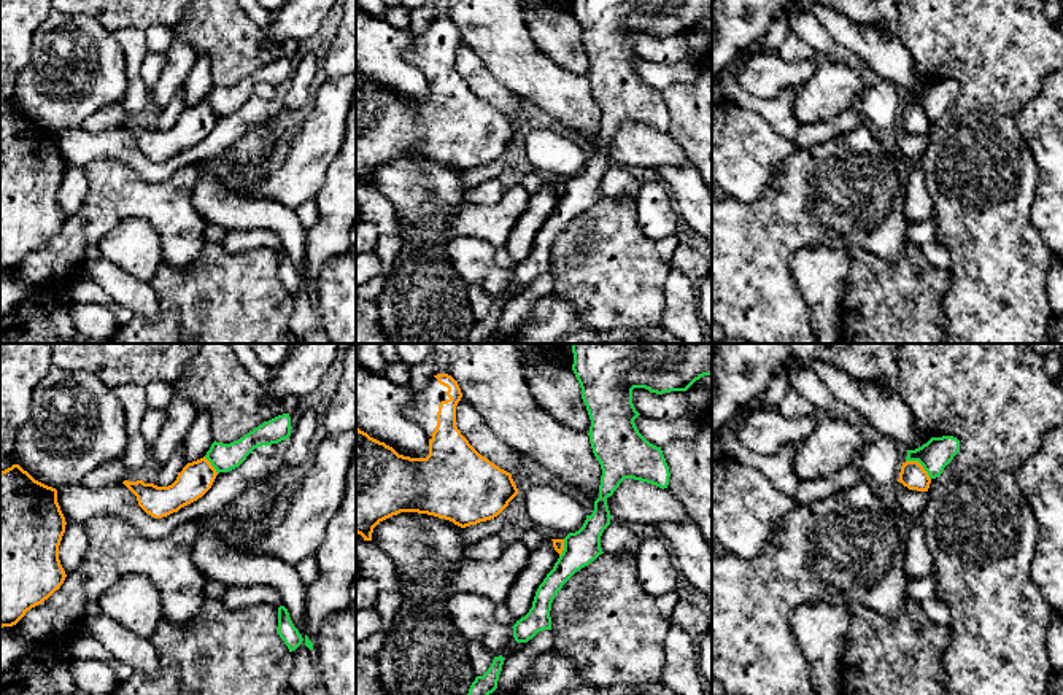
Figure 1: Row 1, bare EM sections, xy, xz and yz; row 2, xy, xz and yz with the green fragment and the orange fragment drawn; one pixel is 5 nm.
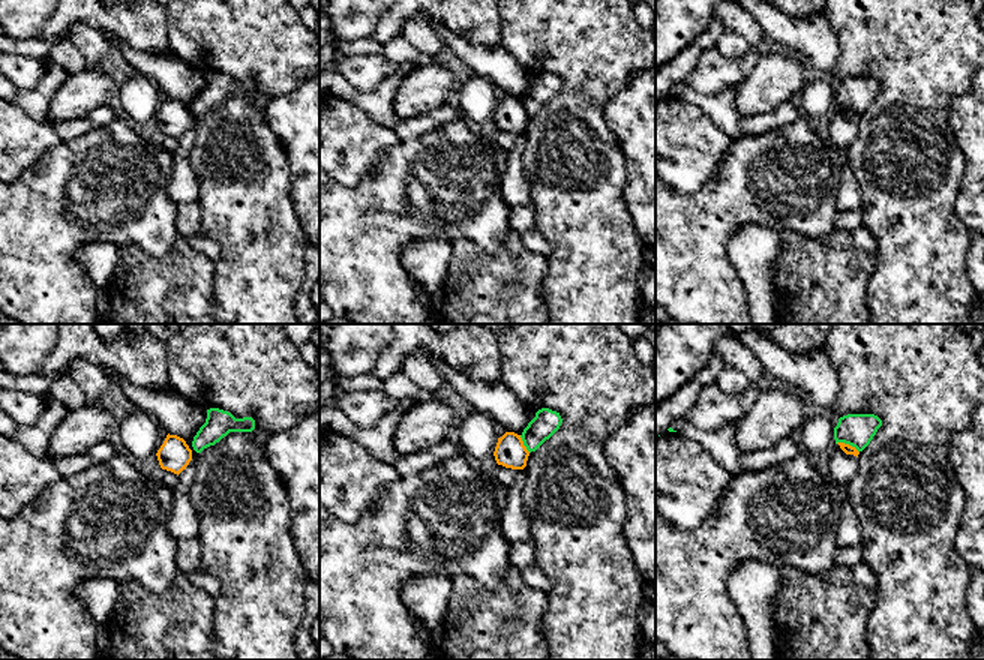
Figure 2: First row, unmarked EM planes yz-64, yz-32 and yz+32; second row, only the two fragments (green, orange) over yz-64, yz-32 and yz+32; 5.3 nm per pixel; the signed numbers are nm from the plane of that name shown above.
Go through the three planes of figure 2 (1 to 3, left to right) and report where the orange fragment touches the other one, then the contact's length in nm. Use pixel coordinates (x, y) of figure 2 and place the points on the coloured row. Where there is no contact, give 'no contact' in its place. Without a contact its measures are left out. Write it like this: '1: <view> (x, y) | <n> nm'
1: no contact
2: yz-32 (524, 444) | 110 nm
3: yz+32 (848, 443) | 140 nm

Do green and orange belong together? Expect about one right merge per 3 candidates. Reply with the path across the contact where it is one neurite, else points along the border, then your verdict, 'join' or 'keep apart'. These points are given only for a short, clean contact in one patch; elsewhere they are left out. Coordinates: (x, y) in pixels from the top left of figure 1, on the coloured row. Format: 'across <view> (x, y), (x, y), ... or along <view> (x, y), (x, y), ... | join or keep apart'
along yz (906, 460), (916, 460), (930, 479) | keep apart

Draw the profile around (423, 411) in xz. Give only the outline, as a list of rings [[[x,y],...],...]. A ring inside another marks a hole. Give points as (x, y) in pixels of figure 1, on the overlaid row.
[[[437,374],[419,391],[415,391],[408,415],[421,426],[429,439],[429,455],[426,458],[410,458],[399,455],[392,447],[370,437],[356,426],[356,533],[364,541],[372,541],[373,528],[400,512],[427,514],[453,522],[466,528],[497,517],[518,495],[512,474],[501,469],[488,458],[481,456],[456,426],[456,406],[462,393],[458,382],[448,374]]]

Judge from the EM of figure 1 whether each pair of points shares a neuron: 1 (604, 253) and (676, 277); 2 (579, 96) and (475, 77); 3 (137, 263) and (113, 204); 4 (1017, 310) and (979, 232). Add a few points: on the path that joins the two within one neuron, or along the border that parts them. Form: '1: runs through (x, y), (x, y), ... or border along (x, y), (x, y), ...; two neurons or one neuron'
1: border along (671, 269), (666, 279), (666, 307), (663, 312); two neurons
2: border along (475, 53), (506, 86), (523, 99); two neurons
3: border along (156, 229), (142, 218), (124, 218), (96, 244); two neurons
4: runs through (1001, 291), (998, 288), (997, 252); one neuron

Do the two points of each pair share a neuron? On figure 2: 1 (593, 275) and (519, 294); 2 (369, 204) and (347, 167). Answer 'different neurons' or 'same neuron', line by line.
1: different neurons
2: different neurons

